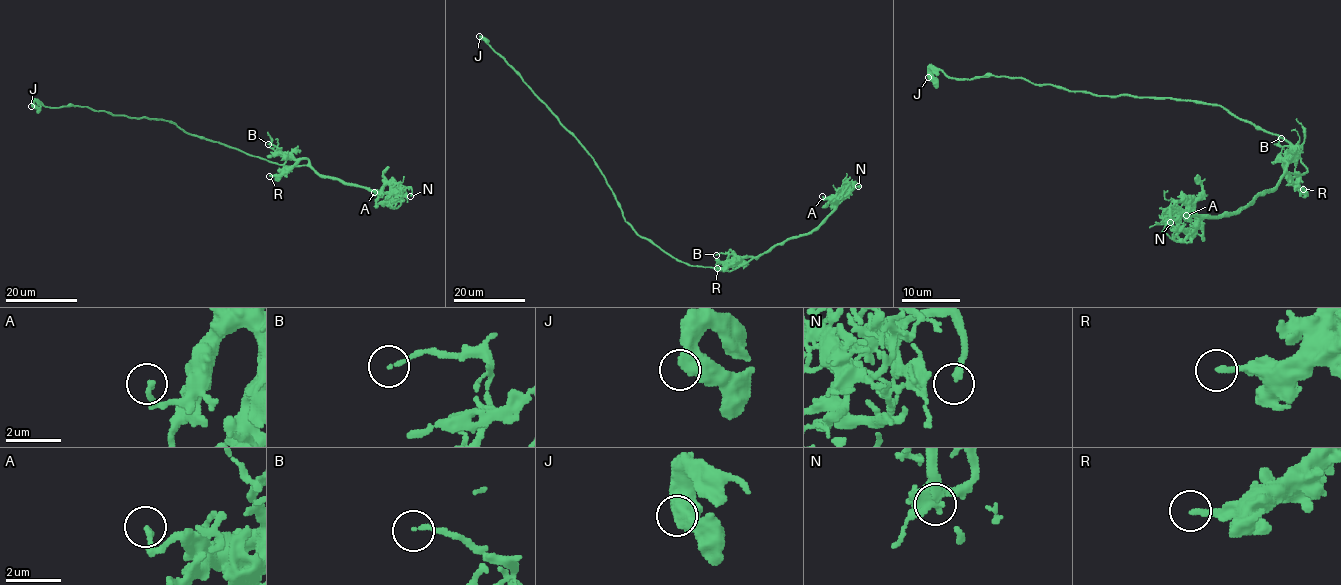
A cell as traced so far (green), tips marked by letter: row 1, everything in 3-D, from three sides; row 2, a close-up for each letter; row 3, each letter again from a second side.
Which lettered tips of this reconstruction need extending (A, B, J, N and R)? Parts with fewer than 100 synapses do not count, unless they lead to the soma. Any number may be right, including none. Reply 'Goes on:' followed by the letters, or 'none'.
Goes on: N

